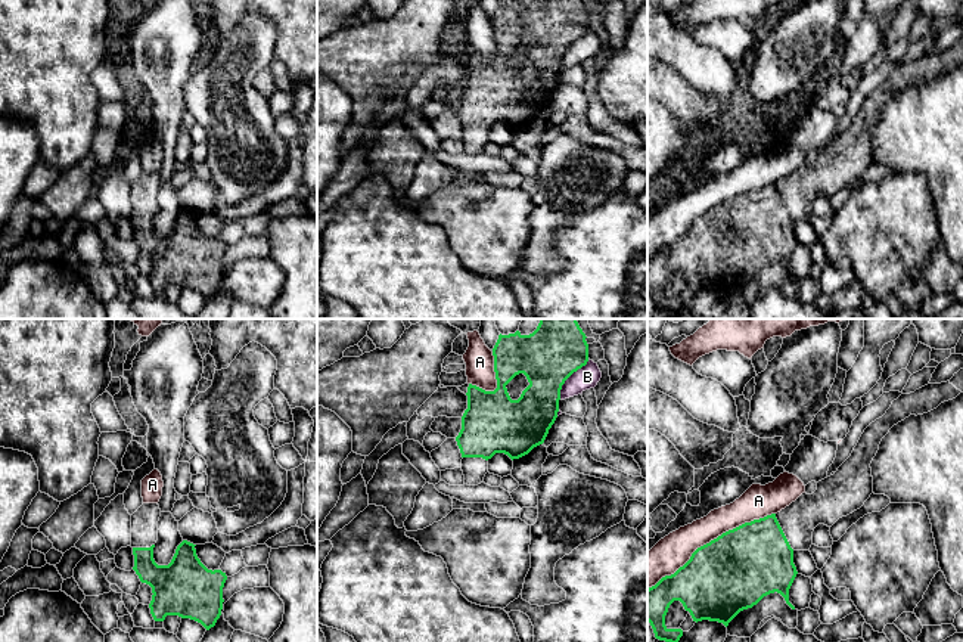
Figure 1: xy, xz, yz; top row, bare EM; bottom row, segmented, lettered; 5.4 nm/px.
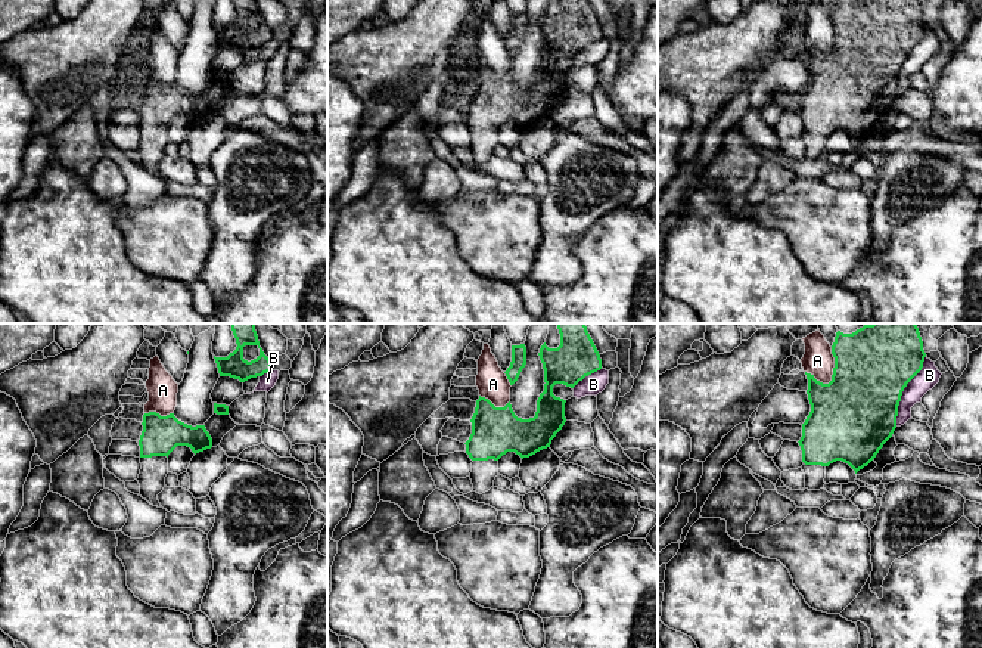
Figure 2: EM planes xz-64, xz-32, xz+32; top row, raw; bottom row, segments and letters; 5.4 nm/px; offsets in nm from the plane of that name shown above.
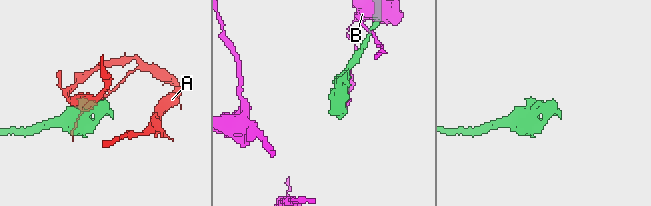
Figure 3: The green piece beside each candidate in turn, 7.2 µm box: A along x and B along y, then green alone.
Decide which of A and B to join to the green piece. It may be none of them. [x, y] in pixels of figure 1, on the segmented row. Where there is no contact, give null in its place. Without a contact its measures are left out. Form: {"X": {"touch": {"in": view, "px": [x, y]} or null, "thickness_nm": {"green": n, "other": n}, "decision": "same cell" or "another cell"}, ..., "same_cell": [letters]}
{"A": {"touch": {"in": "yz", "px": [711, 540]}, "thickness_nm": {"green": 420, "other": 190}, "decision": "another cell"}, "B": {"touch": {"in": "xz", "px": [568, 377]}, "thickness_nm": {"green": 320, "other": 120}, "decision": "another cell"}, "same_cell": []}

